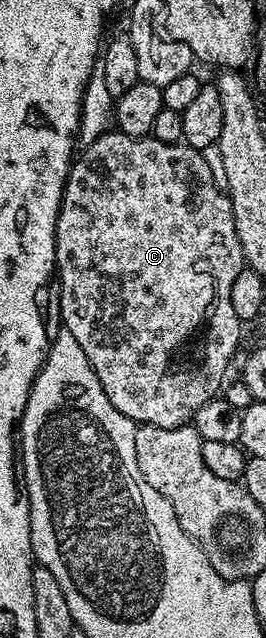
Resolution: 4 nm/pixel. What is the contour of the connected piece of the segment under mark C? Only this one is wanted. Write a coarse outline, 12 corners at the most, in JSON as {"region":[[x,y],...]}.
{"region":[[108,132],[55,225],[59,321],[109,404],[222,391],[245,269],[183,142]]}

